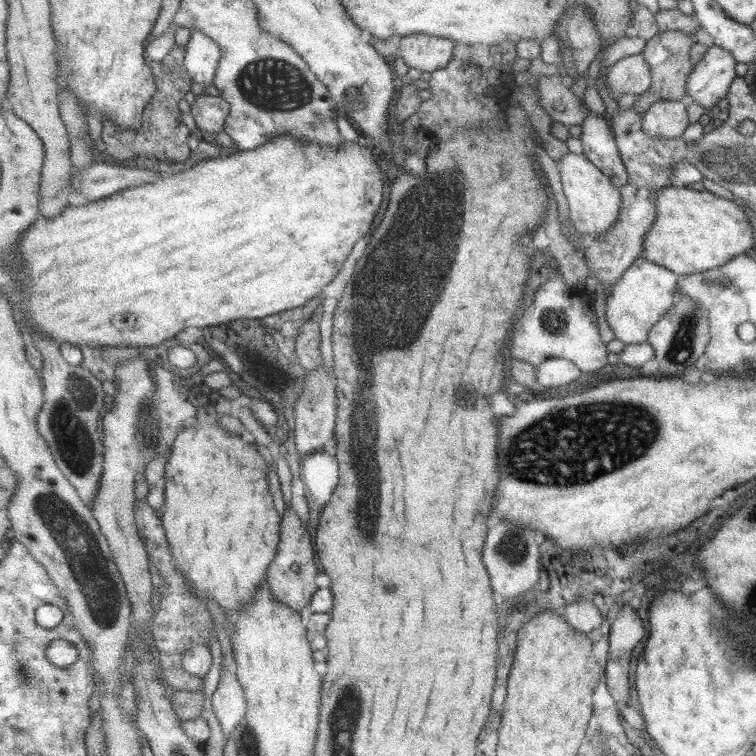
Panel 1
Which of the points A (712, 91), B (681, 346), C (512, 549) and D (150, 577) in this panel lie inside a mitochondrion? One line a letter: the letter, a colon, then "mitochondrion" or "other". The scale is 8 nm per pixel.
A: other
B: mitochondrion
C: mitochondrion
D: other

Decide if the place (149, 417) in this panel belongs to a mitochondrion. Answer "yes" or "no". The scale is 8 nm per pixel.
yes

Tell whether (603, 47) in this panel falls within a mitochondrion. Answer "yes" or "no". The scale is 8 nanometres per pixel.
no

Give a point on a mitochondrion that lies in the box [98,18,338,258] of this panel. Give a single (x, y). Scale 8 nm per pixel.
(266, 84)

